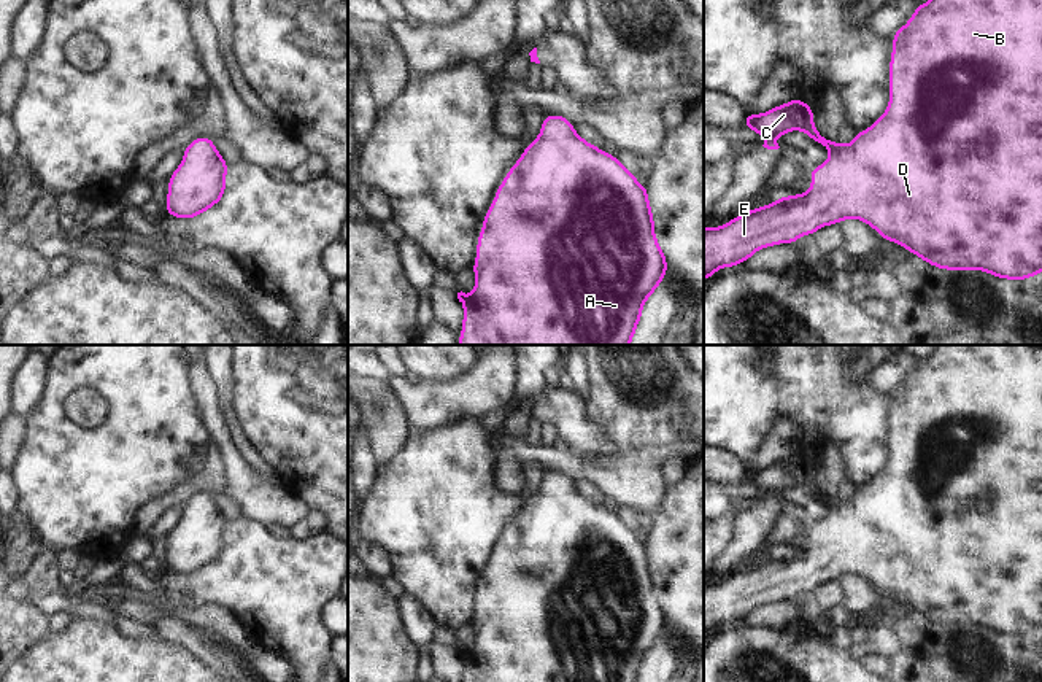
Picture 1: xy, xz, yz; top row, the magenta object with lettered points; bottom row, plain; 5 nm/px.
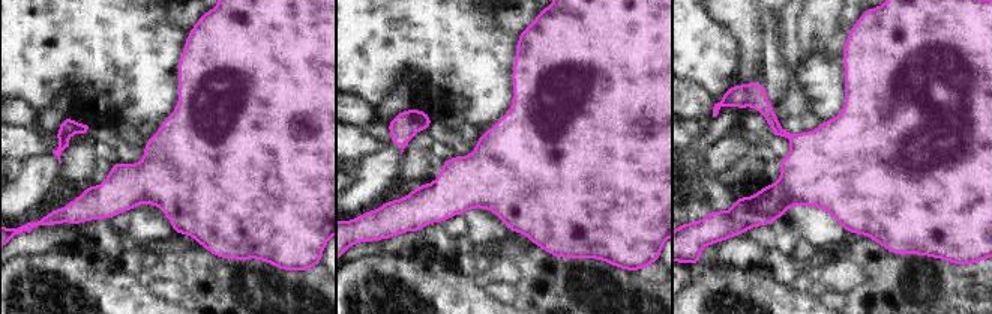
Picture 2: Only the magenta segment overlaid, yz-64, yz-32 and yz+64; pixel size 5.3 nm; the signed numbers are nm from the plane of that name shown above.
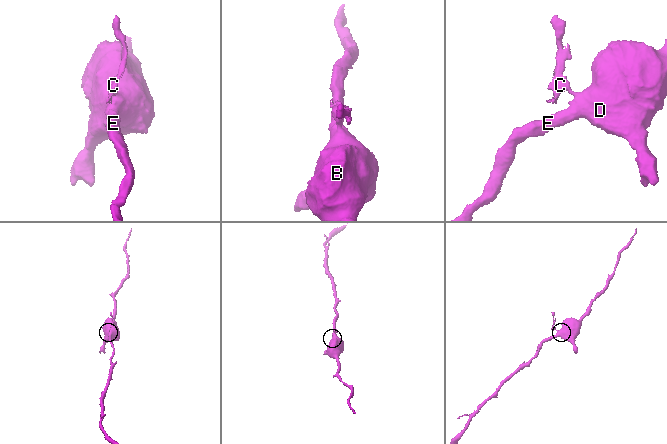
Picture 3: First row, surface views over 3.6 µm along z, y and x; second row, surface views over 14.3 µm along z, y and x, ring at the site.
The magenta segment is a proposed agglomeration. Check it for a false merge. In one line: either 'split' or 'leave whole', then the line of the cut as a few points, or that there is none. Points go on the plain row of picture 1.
leave whole | no cut

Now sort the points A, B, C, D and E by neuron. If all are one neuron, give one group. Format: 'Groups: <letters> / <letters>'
Groups: A B C D E.

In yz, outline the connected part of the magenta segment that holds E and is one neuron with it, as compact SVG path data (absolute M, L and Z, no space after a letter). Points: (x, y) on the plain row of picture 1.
M934 345L928 359L918 359L909 378L894 388L890 415L890 459L886 467L866 486L856 488L850 501L824 494L815 483L813 464L793 453L788 459L770 464L762 471L747 467L742 480L762 493L764 504L778 506L774 493L791 486L805 488L813 499L831 507L823 521L813 521L813 536L805 550L777 553L772 561L756 563L735 572L720 583L704 583L704 636L718 630L720 623L735 623L748 617L761 604L780 599L794 601L802 591L813 591L818 585L839 580L843 575L861 575L880 590L883 596L896 598L912 610L942 626L983 626L1002 636L1029 636L1042 630L1042 345Z

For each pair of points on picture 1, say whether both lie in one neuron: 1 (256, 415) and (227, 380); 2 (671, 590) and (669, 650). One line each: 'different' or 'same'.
1: different
2: different

